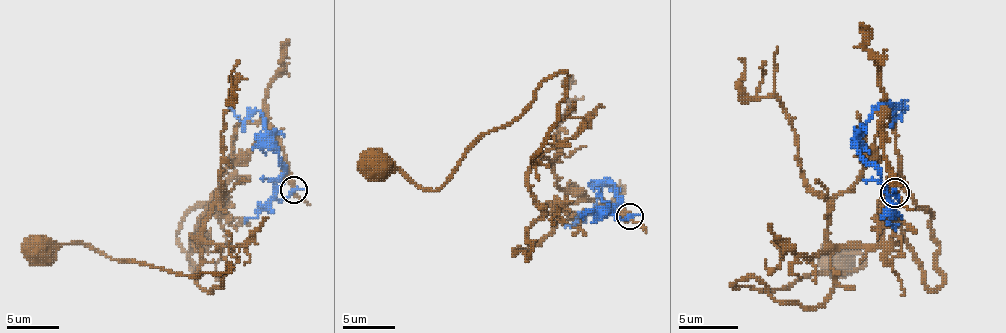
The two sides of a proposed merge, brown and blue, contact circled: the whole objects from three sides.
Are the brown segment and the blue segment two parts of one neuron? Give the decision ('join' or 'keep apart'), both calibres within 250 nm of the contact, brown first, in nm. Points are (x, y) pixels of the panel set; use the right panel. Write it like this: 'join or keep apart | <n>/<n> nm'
keep apart | 190/240 nm

